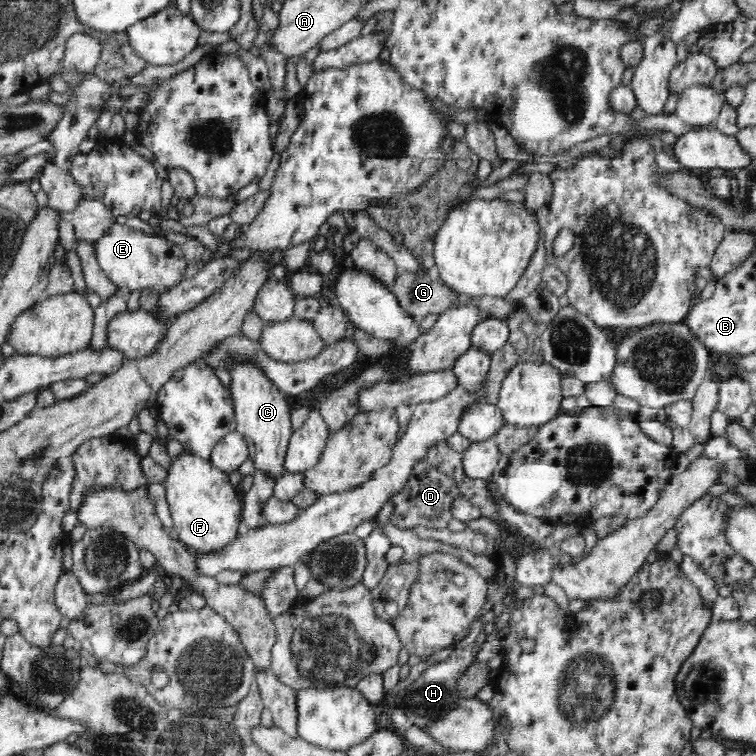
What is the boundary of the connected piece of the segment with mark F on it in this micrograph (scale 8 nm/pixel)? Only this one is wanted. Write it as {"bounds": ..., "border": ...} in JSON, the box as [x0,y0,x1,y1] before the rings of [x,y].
{"bounds":[164,452,243,554],"border":[[[184,452],[181,456],[172,459],[171,466],[168,470],[168,478],[164,482],[165,496],[169,504],[169,510],[171,512],[171,517],[173,520],[173,529],[176,530],[178,534],[178,540],[184,543],[191,551],[201,554],[221,554],[222,550],[225,550],[232,544],[232,542],[237,538],[240,530],[243,529],[243,525],[240,522],[242,520],[242,500],[238,498],[238,492],[236,492],[236,487],[230,483],[228,474],[222,472],[220,469],[216,468],[211,462],[206,462],[202,458],[190,455],[188,452]]]}

